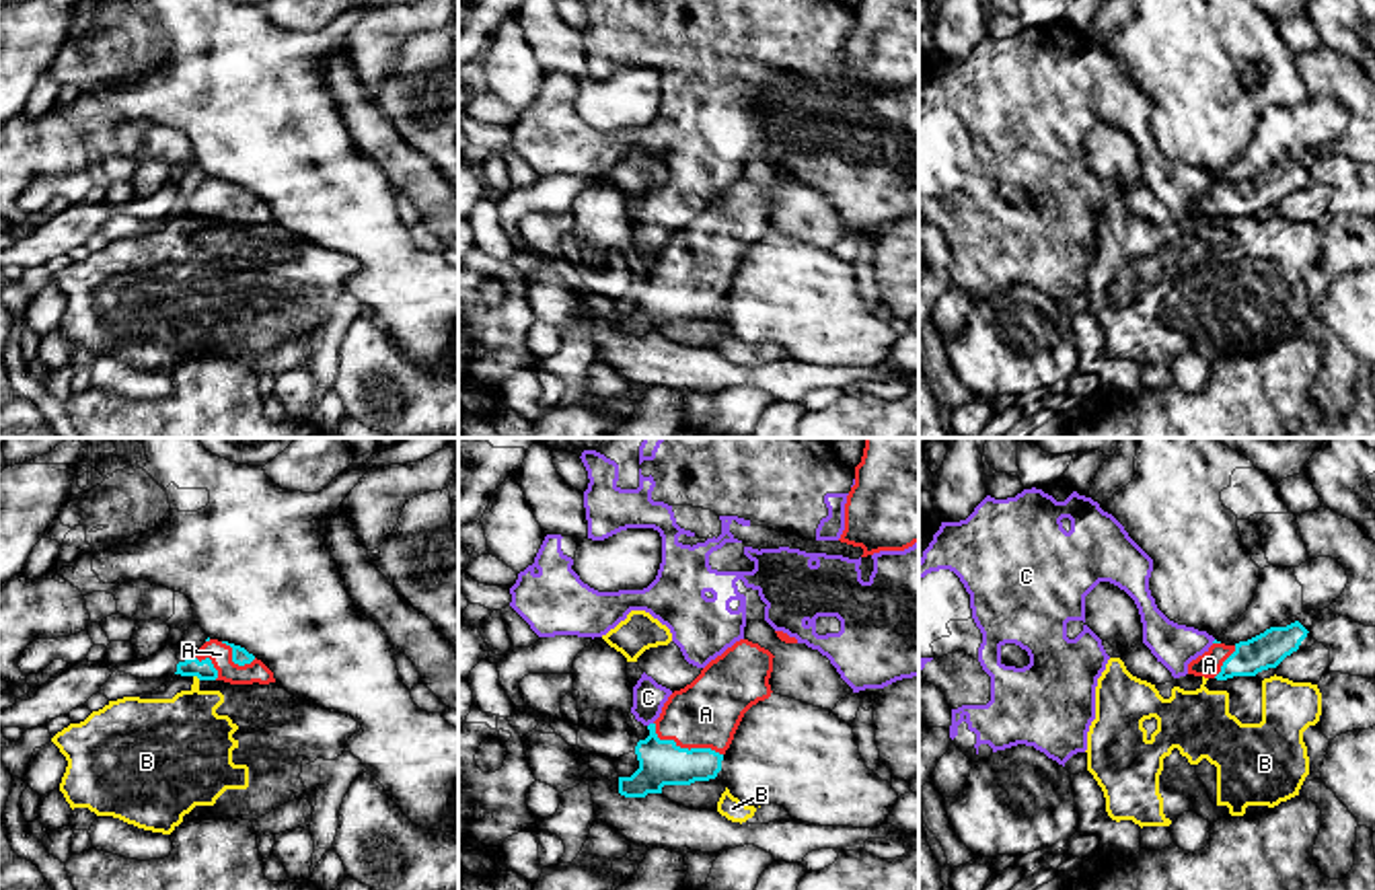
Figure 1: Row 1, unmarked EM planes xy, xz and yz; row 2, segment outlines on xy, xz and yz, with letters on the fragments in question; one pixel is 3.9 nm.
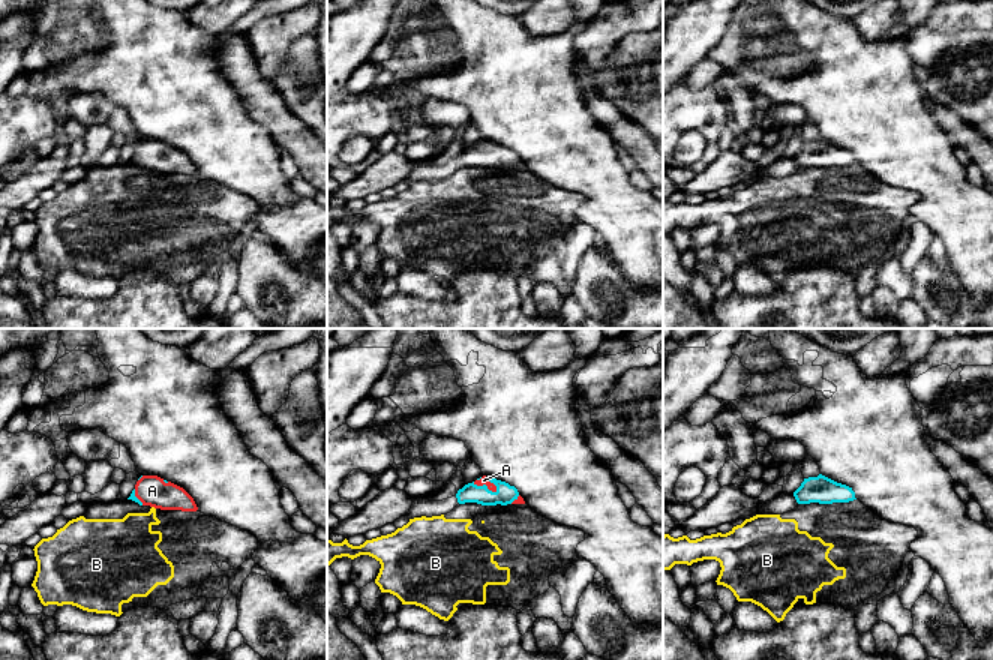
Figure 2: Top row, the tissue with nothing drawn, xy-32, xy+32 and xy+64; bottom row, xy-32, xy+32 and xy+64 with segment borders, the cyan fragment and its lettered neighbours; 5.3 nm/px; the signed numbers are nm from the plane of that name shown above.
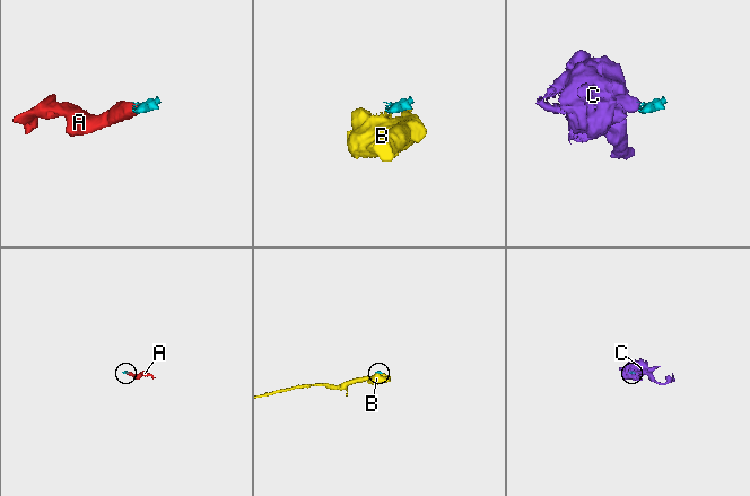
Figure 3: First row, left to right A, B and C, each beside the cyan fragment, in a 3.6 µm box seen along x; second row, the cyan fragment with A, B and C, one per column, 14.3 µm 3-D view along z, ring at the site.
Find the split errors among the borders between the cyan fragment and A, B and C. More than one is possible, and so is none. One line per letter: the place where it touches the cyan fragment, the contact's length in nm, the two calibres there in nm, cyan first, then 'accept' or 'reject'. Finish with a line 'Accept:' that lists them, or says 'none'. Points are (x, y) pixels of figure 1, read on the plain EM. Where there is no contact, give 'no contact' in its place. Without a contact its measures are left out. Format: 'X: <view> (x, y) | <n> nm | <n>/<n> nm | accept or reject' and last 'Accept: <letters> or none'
A: xz (683, 288) | 300 nm | 180/280 nm | accept
B: xy (198, 216) | 40 nm | 80/320 nm | reject
C: xz (650, 264) | 30 nm | 180/130 nm | reject
Accept: A

